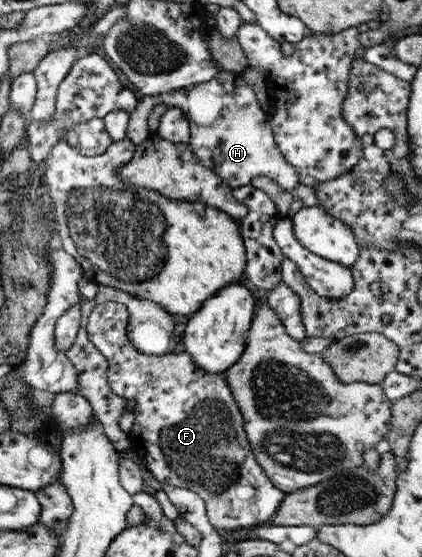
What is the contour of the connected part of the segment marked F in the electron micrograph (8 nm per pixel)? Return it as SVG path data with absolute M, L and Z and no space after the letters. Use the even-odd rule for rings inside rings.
M105 302L104 304L96 305L96 307L93 308L92 315L88 317L88 338L95 343L96 348L99 349L108 360L107 372L113 391L123 397L136 401L136 406L134 407L135 421L133 427L128 431L130 442L132 443L130 445L132 451L141 459L141 462L148 468L148 471L154 475L157 481L181 489L194 491L197 495L201 496L201 499L204 499L206 505L208 520L211 522L213 528L222 534L239 529L248 531L249 529L255 528L258 523L263 523L267 520L270 521L271 517L275 516L275 513L279 511L279 507L283 503L286 494L284 490L277 489L277 487L271 483L264 469L257 463L255 454L251 449L250 441L244 430L244 417L240 407L237 405L234 393L225 375L207 373L193 361L193 357L188 353L168 353L160 356L150 356L141 353L131 342L128 342L128 317L128 311L122 303Z

